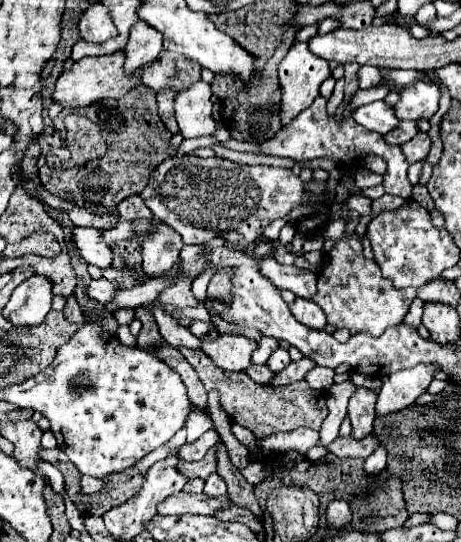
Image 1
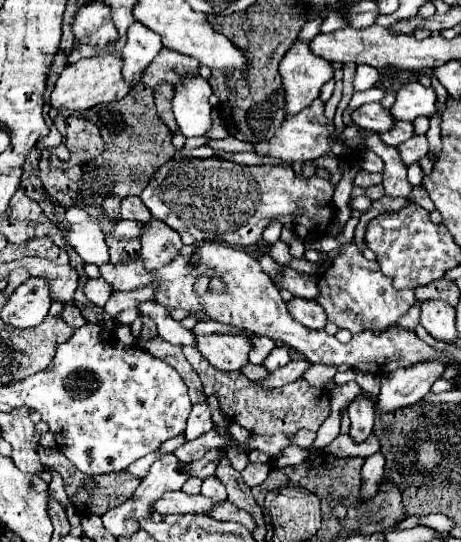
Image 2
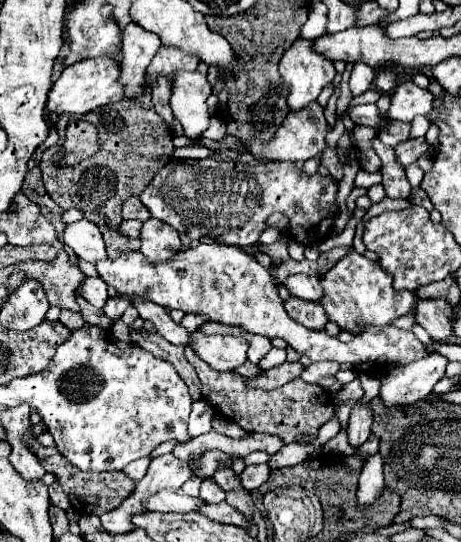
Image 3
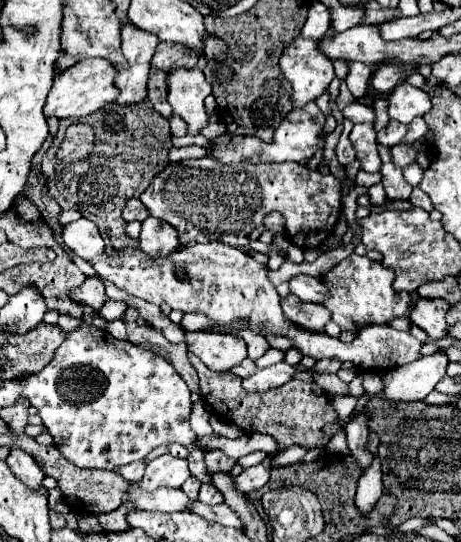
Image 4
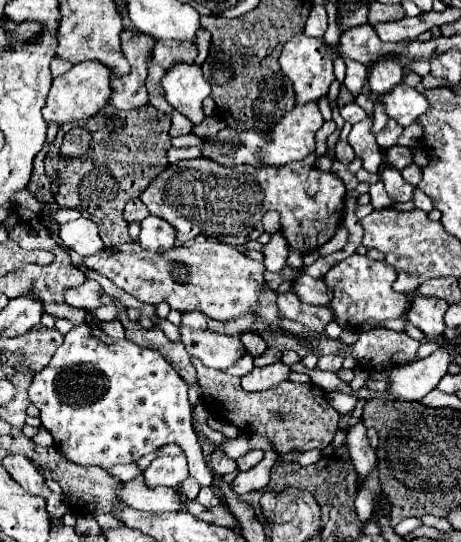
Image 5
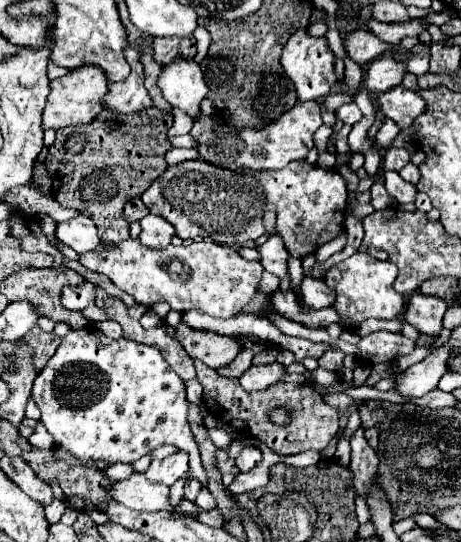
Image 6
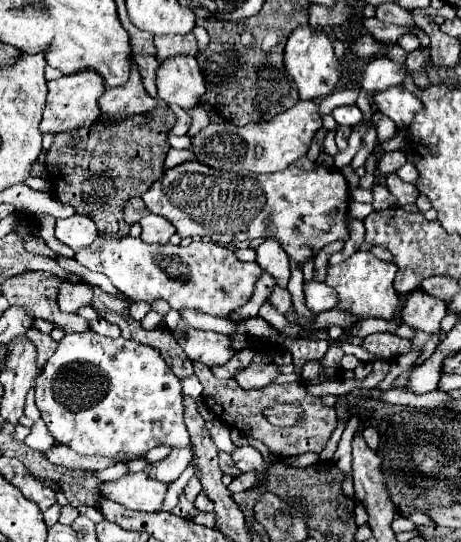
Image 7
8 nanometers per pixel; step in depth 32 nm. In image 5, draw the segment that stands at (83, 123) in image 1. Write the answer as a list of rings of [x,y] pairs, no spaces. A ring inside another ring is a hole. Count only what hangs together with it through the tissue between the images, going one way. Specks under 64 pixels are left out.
[[[74,128],[64,136],[60,152],[64,156],[82,156],[88,150],[88,144],[90,144],[90,132],[82,128]]]

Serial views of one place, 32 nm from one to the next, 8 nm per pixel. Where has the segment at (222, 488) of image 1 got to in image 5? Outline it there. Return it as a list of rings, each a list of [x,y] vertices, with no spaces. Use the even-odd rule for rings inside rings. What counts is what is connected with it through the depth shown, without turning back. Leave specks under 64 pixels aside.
[[[208,486],[200,488],[200,494],[198,494],[196,502],[200,502],[204,508],[214,508],[214,506],[218,506],[218,498],[216,498],[216,494],[212,492],[212,488],[208,488]]]

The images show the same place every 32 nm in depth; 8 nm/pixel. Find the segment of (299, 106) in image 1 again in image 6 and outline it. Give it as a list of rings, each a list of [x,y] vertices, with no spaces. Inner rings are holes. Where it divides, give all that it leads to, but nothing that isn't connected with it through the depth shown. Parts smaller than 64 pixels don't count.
[[[306,28],[294,32],[294,36],[288,38],[284,52],[282,52],[284,72],[292,78],[296,92],[298,92],[298,100],[302,100],[302,102],[318,100],[318,98],[330,94],[332,86],[338,82],[336,72],[334,72],[334,62],[336,62],[336,58],[328,46],[328,40],[324,36],[320,36],[320,38],[310,36]]]

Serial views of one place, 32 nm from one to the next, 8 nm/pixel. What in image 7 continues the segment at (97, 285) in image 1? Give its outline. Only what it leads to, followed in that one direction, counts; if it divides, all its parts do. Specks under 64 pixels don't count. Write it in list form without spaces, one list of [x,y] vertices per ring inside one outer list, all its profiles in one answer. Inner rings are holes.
[[[62,284],[58,290],[58,308],[62,312],[76,312],[82,306],[90,306],[92,290],[88,284]]]

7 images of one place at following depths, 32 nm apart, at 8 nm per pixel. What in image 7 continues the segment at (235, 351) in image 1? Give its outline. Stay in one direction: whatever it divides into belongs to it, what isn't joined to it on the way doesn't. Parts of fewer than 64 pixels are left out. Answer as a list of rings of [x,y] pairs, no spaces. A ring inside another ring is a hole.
[[[184,320],[178,322],[172,334],[192,362],[198,360],[206,366],[218,366],[218,364],[226,364],[234,356],[230,340],[224,334],[196,330],[188,326]]]

